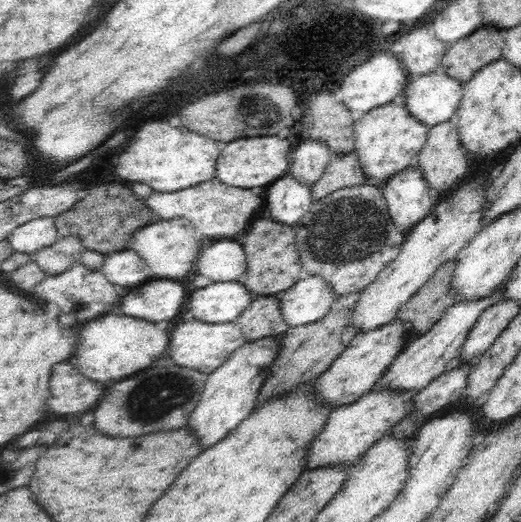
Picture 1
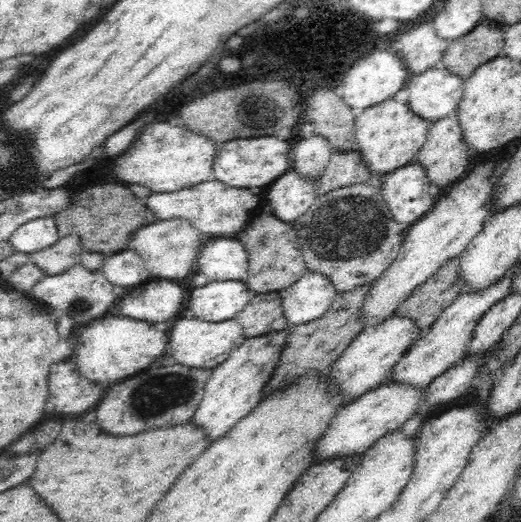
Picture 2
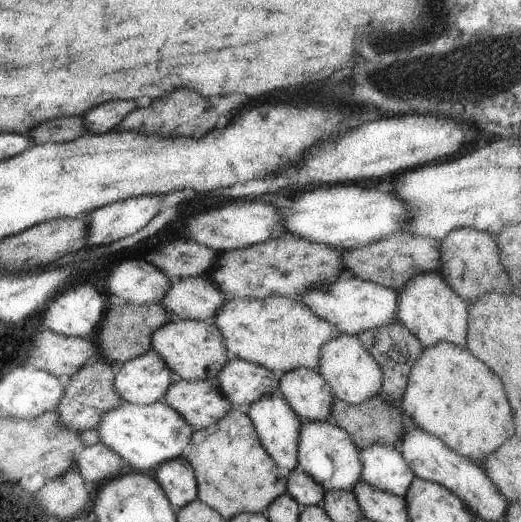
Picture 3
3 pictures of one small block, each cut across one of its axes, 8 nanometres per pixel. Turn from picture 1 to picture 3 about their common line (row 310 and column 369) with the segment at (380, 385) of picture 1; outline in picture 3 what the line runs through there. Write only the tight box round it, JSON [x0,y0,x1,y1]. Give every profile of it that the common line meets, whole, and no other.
[360,444,415,498]

